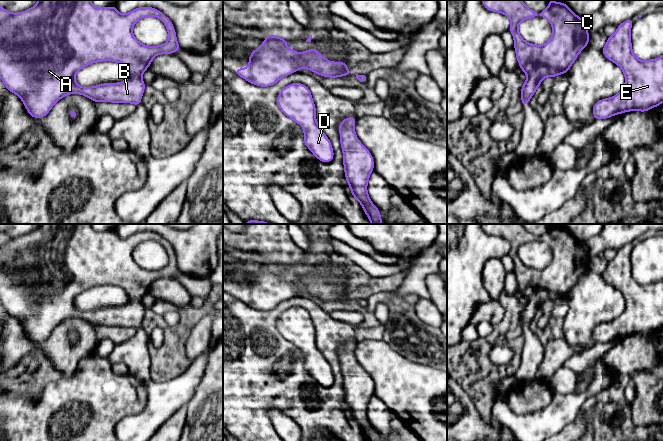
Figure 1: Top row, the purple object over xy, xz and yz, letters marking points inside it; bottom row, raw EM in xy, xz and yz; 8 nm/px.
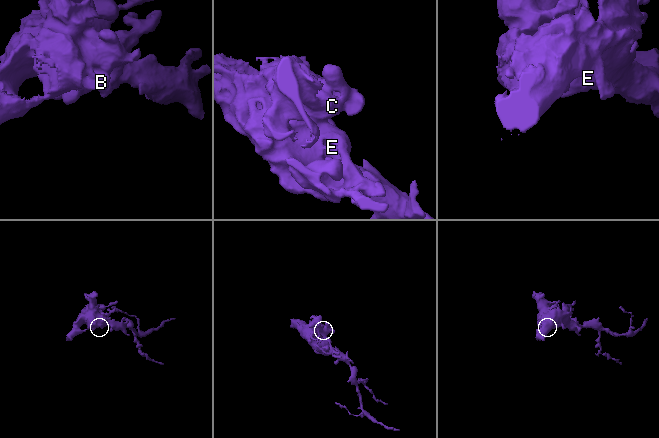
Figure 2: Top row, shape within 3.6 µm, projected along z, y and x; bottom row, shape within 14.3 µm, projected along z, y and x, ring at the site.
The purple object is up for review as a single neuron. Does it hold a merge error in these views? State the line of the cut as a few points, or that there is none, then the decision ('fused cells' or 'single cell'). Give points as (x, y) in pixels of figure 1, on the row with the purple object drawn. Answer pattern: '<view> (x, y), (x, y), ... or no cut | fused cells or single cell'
no cut | single cell

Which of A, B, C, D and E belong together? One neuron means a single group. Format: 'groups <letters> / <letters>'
groups A B C D E

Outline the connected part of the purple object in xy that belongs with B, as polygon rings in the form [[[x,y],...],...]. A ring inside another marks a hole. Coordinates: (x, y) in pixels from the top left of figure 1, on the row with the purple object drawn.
[[[38,0],[37,4],[32,8],[19,12],[19,13],[11,13],[6,9],[0,6],[0,76],[3,80],[5,87],[13,94],[17,94],[25,108],[28,110],[29,116],[33,118],[43,118],[45,117],[51,110],[51,108],[64,96],[68,94],[81,94],[85,97],[90,98],[92,101],[96,102],[112,102],[112,103],[132,103],[137,107],[141,105],[142,95],[145,90],[145,82],[142,80],[143,72],[150,67],[150,64],[153,58],[156,55],[160,54],[173,54],[176,51],[182,50],[177,42],[176,31],[171,20],[164,15],[161,11],[153,7],[139,7],[135,8],[131,12],[127,14],[120,14],[115,6],[109,6],[104,8],[95,7],[90,0]],[[144,17],[157,17],[160,19],[166,26],[168,31],[168,41],[159,46],[147,46],[140,43],[133,35],[132,29],[134,24]],[[102,61],[113,61],[122,64],[127,72],[129,77],[122,82],[119,83],[103,83],[100,85],[96,85],[93,87],[82,87],[79,86],[75,82],[76,73],[82,68],[97,62]]]

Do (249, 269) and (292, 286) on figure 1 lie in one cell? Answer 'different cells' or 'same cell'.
same cell

